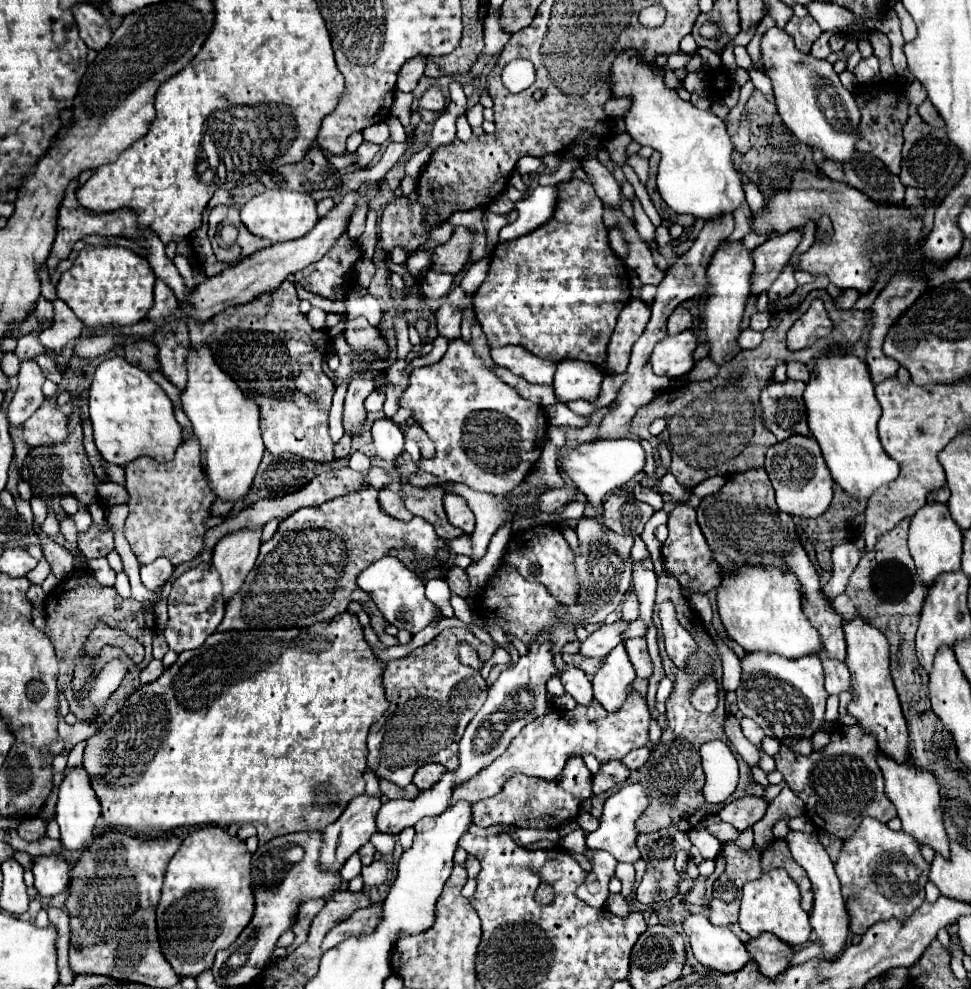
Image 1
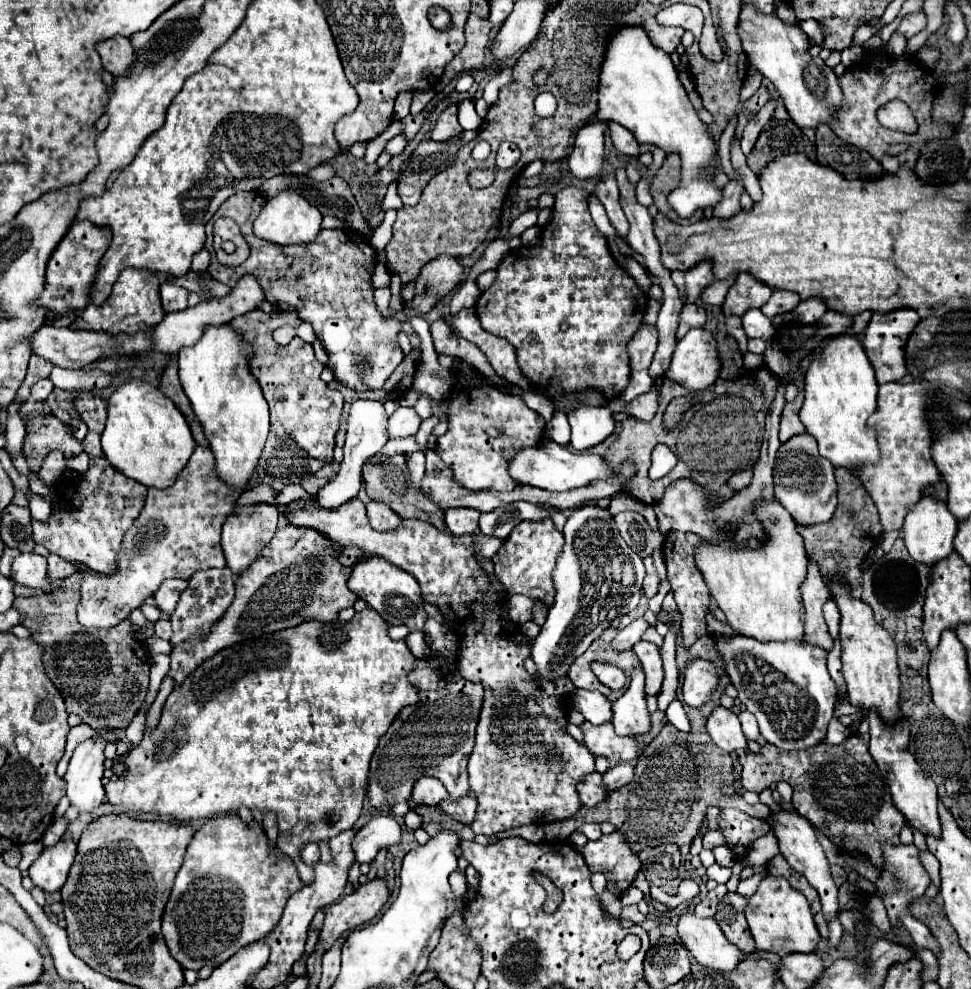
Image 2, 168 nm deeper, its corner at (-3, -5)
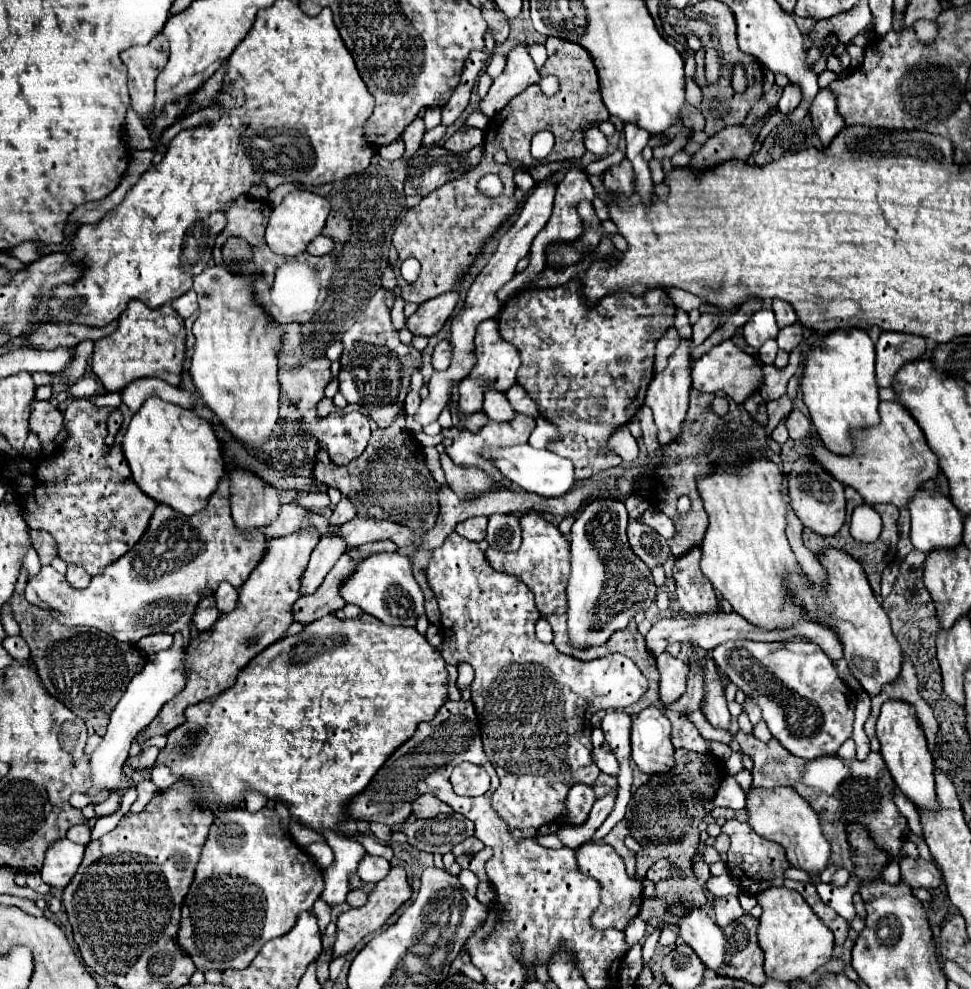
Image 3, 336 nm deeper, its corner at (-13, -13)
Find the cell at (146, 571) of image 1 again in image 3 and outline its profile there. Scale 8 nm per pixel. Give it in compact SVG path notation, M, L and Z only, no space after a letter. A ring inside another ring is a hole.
M209 595L209 597L203 597L197 605L197 613L193 615L193 625L203 631L203 629L209 629L213 627L213 623L219 619L221 613L217 613L217 607L215 607L215 599Z

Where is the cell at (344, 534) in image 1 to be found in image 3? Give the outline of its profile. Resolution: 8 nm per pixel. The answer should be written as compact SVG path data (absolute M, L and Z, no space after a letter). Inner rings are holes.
M303 529L299 533L269 539L265 557L239 589L237 609L221 615L209 631L201 631L195 639L191 639L185 657L187 685L161 709L161 713L145 729L145 733L139 735L139 741L155 735L167 735L169 731L173 731L185 721L183 711L189 705L199 703L203 699L211 699L219 695L221 689L229 689L235 683L235 677L239 669L243 669L243 665L247 665L265 647L285 637L289 625L293 623L291 607L301 597L299 583L305 573L305 565L319 539L321 537L313 529Z

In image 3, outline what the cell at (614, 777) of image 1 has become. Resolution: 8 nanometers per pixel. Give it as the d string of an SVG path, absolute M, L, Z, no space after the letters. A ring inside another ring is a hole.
M573 785L567 795L567 817L565 821L581 825L587 821L589 811L595 803L595 793L591 785Z

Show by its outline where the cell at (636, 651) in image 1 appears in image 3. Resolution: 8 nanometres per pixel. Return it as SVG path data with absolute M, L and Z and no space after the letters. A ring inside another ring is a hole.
M661 653L657 657L657 669L659 669L659 675L661 675L659 699L661 699L663 705L673 703L675 699L679 699L685 693L687 665L681 659L671 657L669 653Z

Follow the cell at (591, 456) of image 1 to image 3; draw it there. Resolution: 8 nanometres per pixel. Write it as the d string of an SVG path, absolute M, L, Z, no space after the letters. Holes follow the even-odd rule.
M515 445L509 449L485 449L485 457L491 457L495 465L501 469L501 473L511 479L515 485L519 485L525 491L537 493L541 497L561 497L569 493L569 489L575 485L575 469L569 459L559 457L557 453L551 453L549 449L535 449L531 445Z

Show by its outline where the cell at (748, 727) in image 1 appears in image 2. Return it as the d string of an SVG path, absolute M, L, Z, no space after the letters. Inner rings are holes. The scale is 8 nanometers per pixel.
M741 711L737 717L739 717L739 723L741 723L741 727L743 727L745 737L749 737L749 739L757 739L759 729L757 729L757 721L755 721L755 717L753 717L749 711Z

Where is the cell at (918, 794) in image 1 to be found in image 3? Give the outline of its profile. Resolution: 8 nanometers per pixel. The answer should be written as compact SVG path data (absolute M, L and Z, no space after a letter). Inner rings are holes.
M885 701L877 719L877 739L881 741L881 755L883 761L901 789L901 793L919 809L937 811L939 801L935 793L935 773L933 773L933 757L927 749L927 739L923 729L913 713L913 707L905 701Z

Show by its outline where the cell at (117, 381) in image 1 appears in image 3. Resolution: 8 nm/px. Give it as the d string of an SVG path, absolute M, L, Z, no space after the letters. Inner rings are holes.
M149 397L133 415L121 447L141 491L183 515L201 511L225 473L219 441L211 423L197 417L191 409L183 409L159 397Z

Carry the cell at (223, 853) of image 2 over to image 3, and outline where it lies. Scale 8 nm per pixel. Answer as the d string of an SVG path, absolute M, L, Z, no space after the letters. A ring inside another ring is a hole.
M233 807L221 811L211 825L207 843L197 863L195 881L183 901L177 943L193 959L201 973L211 969L245 969L269 939L291 931L297 915L311 909L321 891L323 875L319 867L293 841L293 837L285 835L279 825L279 815L273 809L263 807L259 813L249 813L243 807Z

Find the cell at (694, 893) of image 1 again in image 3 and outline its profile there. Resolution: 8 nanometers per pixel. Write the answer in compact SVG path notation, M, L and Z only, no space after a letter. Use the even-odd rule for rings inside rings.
M735 895L719 897L719 899L715 901L713 909L715 909L715 923L717 923L721 929L725 929L731 921L739 919L739 917L745 913L743 907L739 905L739 899L737 899Z

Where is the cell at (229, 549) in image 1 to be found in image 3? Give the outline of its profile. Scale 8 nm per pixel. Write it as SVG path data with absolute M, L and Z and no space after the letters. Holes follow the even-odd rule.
M241 469L231 471L231 481L231 515L241 533L261 531L277 521L281 503L271 485Z

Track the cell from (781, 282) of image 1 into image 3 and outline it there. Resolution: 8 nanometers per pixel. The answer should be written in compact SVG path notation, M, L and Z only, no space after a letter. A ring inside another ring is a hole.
M773 299L773 313L775 313L775 317L777 317L777 325L779 325L779 327L787 327L787 325L797 323L797 315L795 315L793 307L791 307L787 301Z

